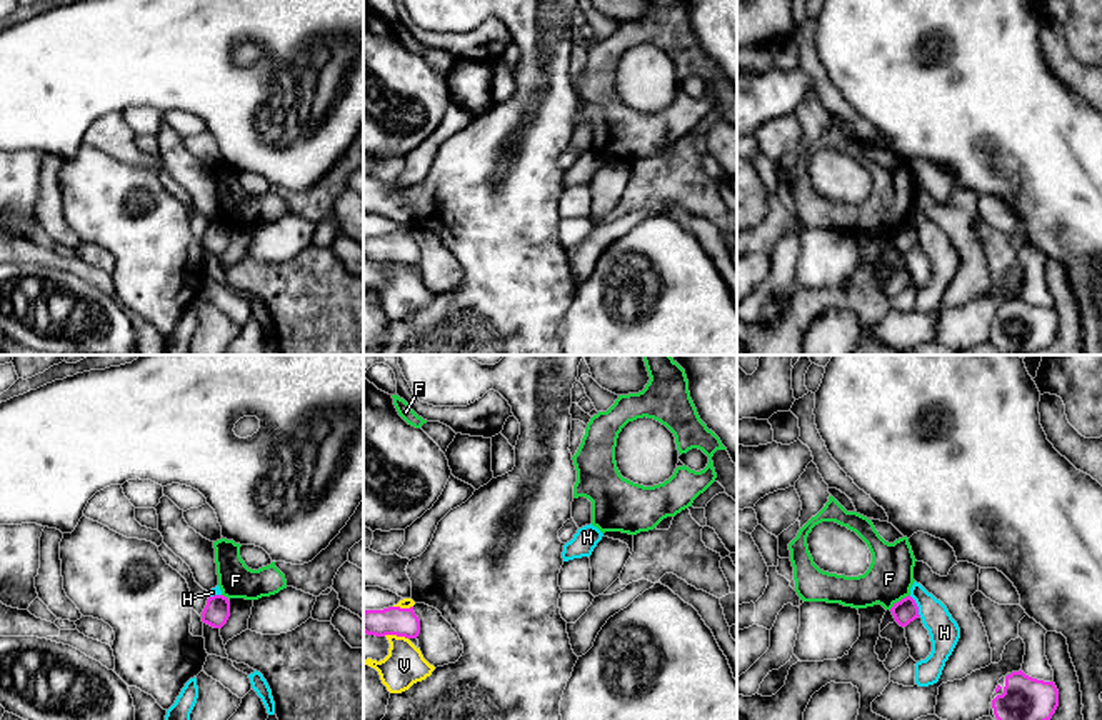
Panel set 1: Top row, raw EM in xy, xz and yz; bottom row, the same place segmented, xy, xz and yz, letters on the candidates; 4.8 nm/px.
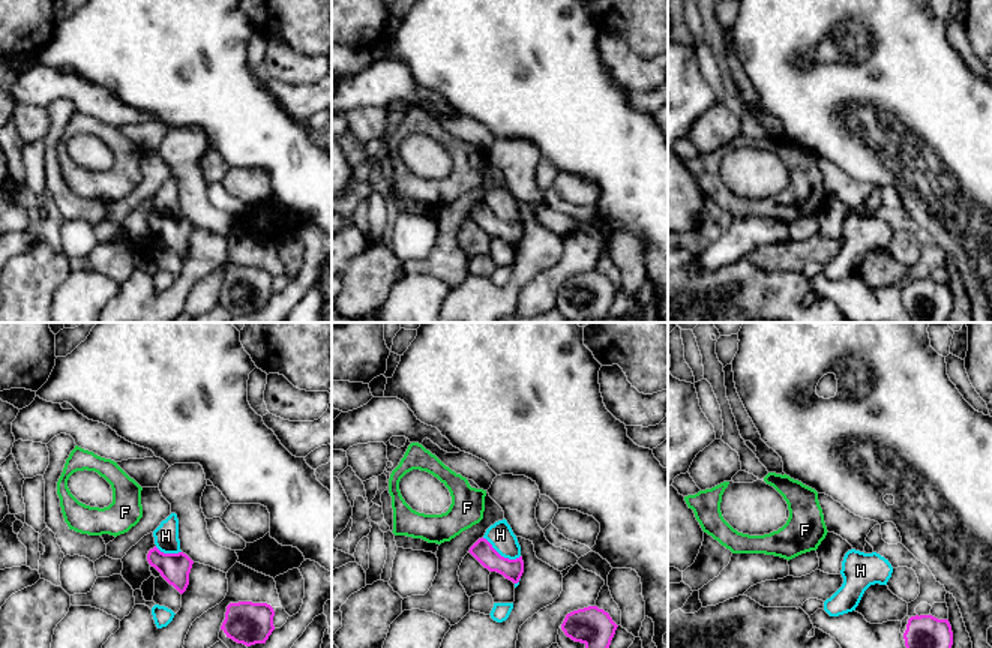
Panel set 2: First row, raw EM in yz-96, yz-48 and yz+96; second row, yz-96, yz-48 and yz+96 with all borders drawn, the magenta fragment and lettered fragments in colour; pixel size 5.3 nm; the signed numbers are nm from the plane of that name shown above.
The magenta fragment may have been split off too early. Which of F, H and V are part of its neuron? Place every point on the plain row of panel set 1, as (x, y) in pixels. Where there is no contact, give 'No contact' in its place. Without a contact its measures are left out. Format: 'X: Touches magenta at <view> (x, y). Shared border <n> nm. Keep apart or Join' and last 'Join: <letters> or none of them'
F: Touches magenta at yz (901, 227). Shared border 130 nm. Keep apart
H: Touches magenta at yz (916, 232). Shared border 120 nm. Keep apart
V: Touches magenta at xz (395, 260). Shared border 120 nm. Keep apart
Join: none of them

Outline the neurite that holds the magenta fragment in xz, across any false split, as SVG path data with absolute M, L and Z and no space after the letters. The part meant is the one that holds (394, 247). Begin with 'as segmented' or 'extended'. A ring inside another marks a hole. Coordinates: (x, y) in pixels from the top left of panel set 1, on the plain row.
as segmented; M388 233L383 237L365 237L363 258L367 262L375 263L397 262L405 265L417 265L420 260L420 247L415 242L413 233Z

